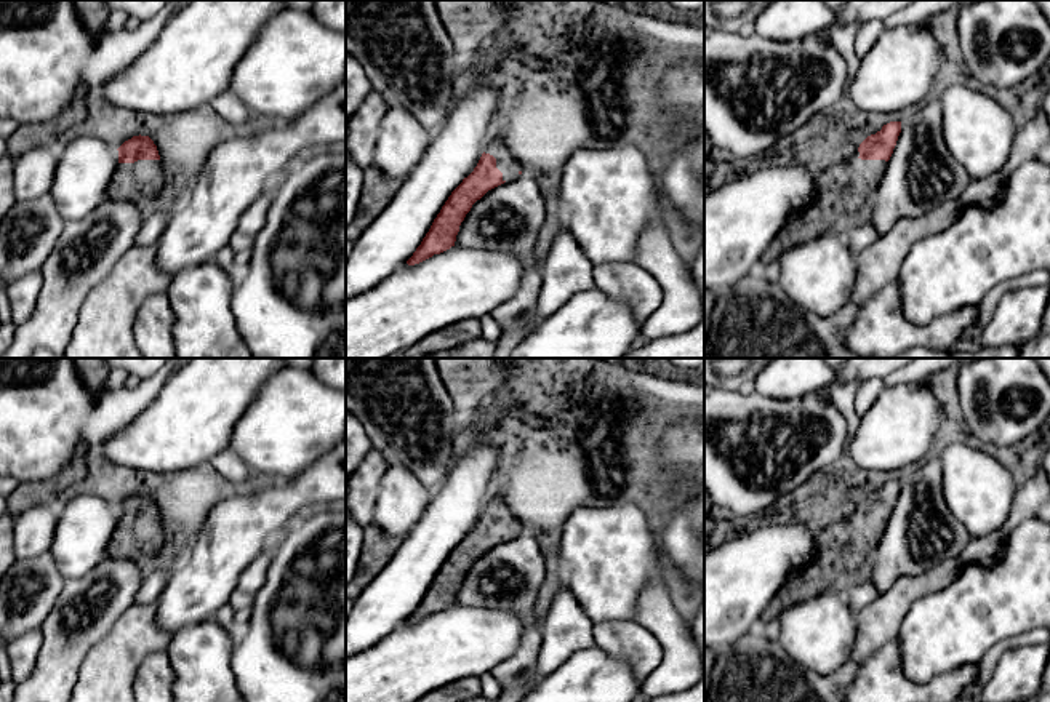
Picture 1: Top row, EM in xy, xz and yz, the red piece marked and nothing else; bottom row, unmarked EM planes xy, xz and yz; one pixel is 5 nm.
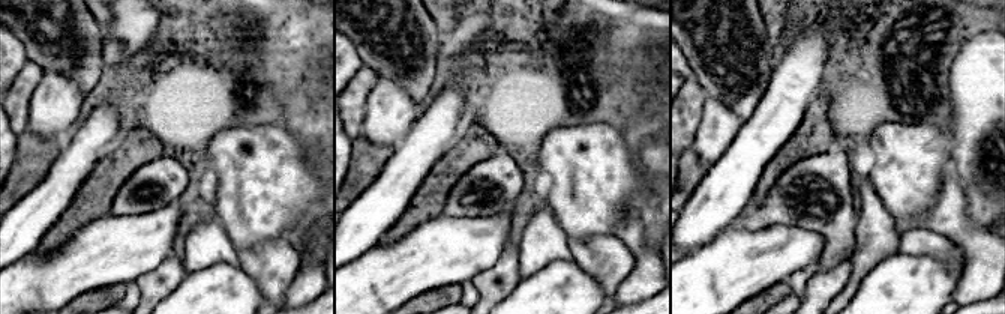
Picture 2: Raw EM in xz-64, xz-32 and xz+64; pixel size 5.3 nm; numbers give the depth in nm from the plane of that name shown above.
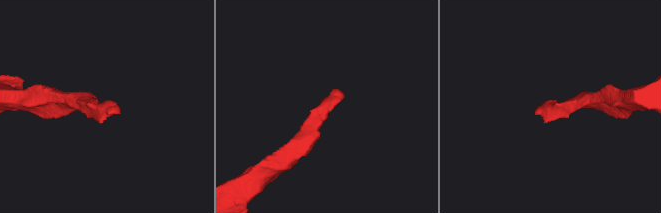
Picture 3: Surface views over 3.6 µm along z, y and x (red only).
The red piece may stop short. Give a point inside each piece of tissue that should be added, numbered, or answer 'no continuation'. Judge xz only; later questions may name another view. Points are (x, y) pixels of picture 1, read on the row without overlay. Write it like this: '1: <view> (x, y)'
1: xz (495, 504)

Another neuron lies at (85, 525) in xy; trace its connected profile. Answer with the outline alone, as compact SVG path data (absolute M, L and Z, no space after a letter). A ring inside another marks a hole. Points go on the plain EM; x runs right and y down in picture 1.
M69 493L59 504L50 553L66 579L86 576L107 556L118 525L118 509L96 494Z

